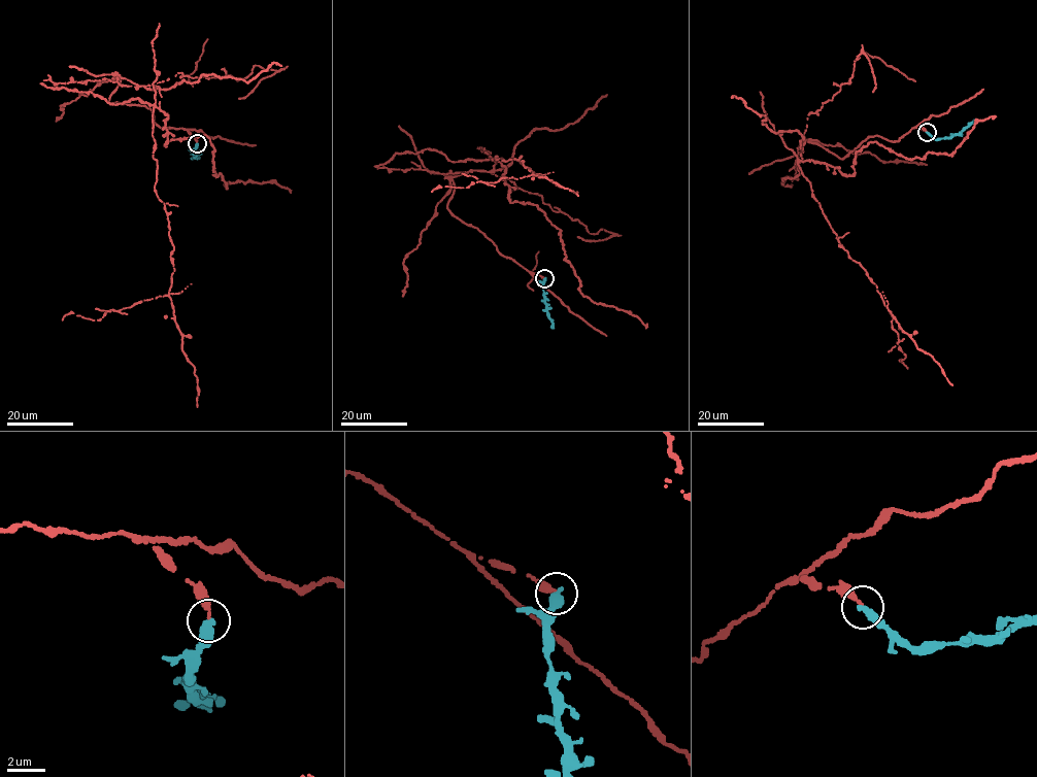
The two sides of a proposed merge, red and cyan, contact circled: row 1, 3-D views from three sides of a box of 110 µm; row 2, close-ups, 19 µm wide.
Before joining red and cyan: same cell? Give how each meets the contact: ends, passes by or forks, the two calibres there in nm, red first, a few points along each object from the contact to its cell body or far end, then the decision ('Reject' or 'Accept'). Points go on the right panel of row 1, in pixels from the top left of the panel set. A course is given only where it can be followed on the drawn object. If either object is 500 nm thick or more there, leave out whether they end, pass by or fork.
At the ring red ends. At the ring cyan ends. Thickness 240 nm (red) against 440 nm. Course of red: (927, 131), (843, 158), (803, 141), (791, 187), (781, 178), (799, 160), (907, 368). Course of cyan: (927, 132), (935, 139), (949, 138), (976, 120). Reject

